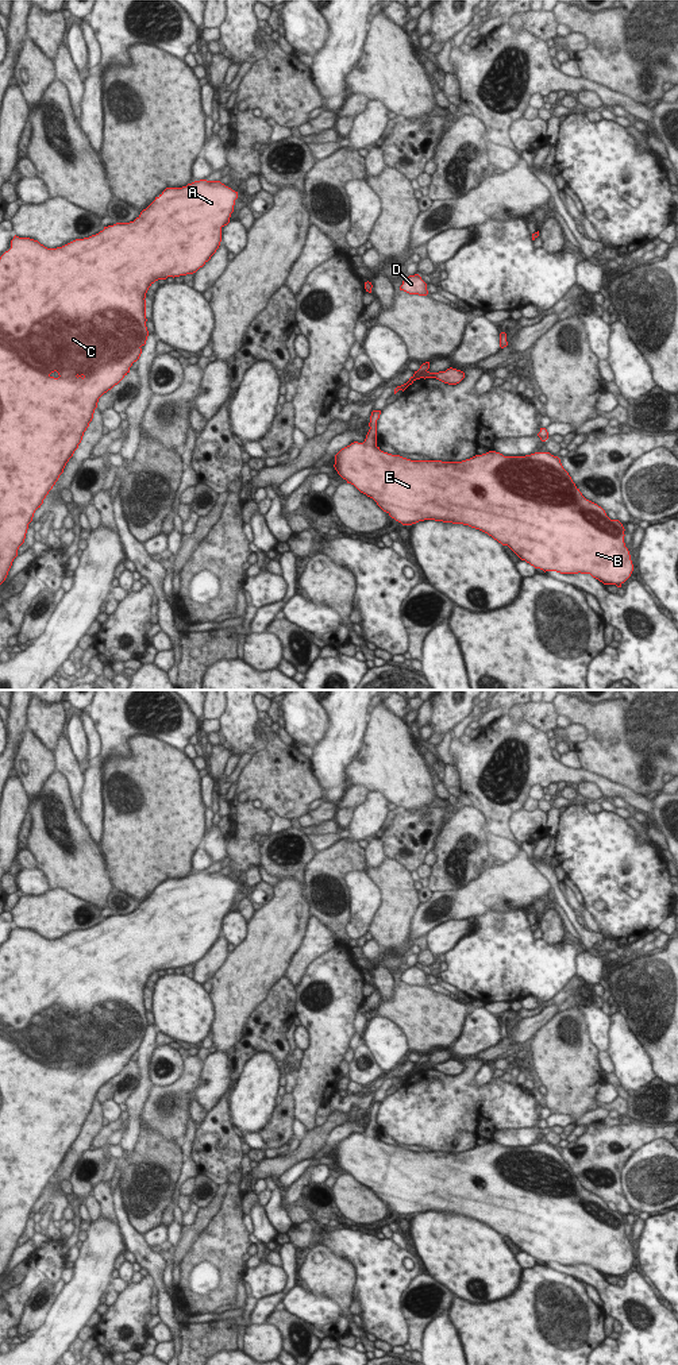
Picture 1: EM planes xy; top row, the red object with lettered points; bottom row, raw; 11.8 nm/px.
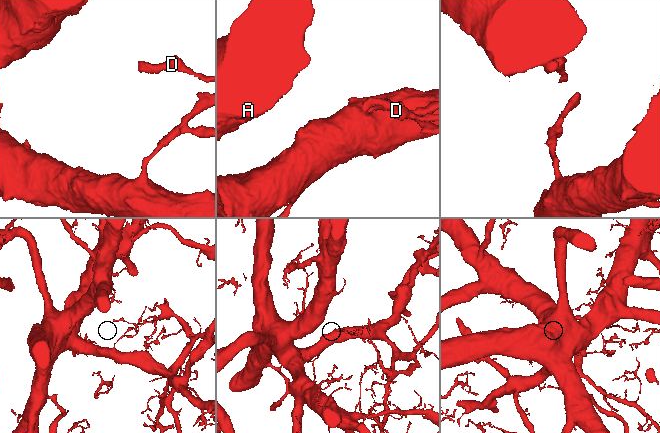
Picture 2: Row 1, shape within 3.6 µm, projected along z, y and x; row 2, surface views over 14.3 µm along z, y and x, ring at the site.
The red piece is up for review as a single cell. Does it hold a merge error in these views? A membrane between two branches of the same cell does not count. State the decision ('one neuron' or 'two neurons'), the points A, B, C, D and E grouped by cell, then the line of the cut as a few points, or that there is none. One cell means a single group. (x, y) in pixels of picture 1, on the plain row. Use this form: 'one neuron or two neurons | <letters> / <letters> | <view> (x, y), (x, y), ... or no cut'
two neurons | A B C E / D | xy (426, 1061), (419, 1067)

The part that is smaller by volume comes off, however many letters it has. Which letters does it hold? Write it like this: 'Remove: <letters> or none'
Remove: D

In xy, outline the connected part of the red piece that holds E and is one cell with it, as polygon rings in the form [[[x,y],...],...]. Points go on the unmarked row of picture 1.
[[[373,1102],[363,1134],[354,1133],[335,1146],[335,1161],[361,1184],[373,1189],[392,1210],[402,1216],[424,1211],[463,1215],[479,1221],[502,1237],[508,1237],[521,1252],[535,1260],[560,1265],[590,1265],[604,1276],[621,1276],[631,1268],[633,1256],[624,1234],[624,1218],[610,1211],[597,1195],[586,1191],[563,1160],[560,1150],[550,1144],[525,1148],[504,1148],[489,1142],[462,1153],[411,1152],[384,1144],[377,1137],[377,1111],[381,1102]]]

